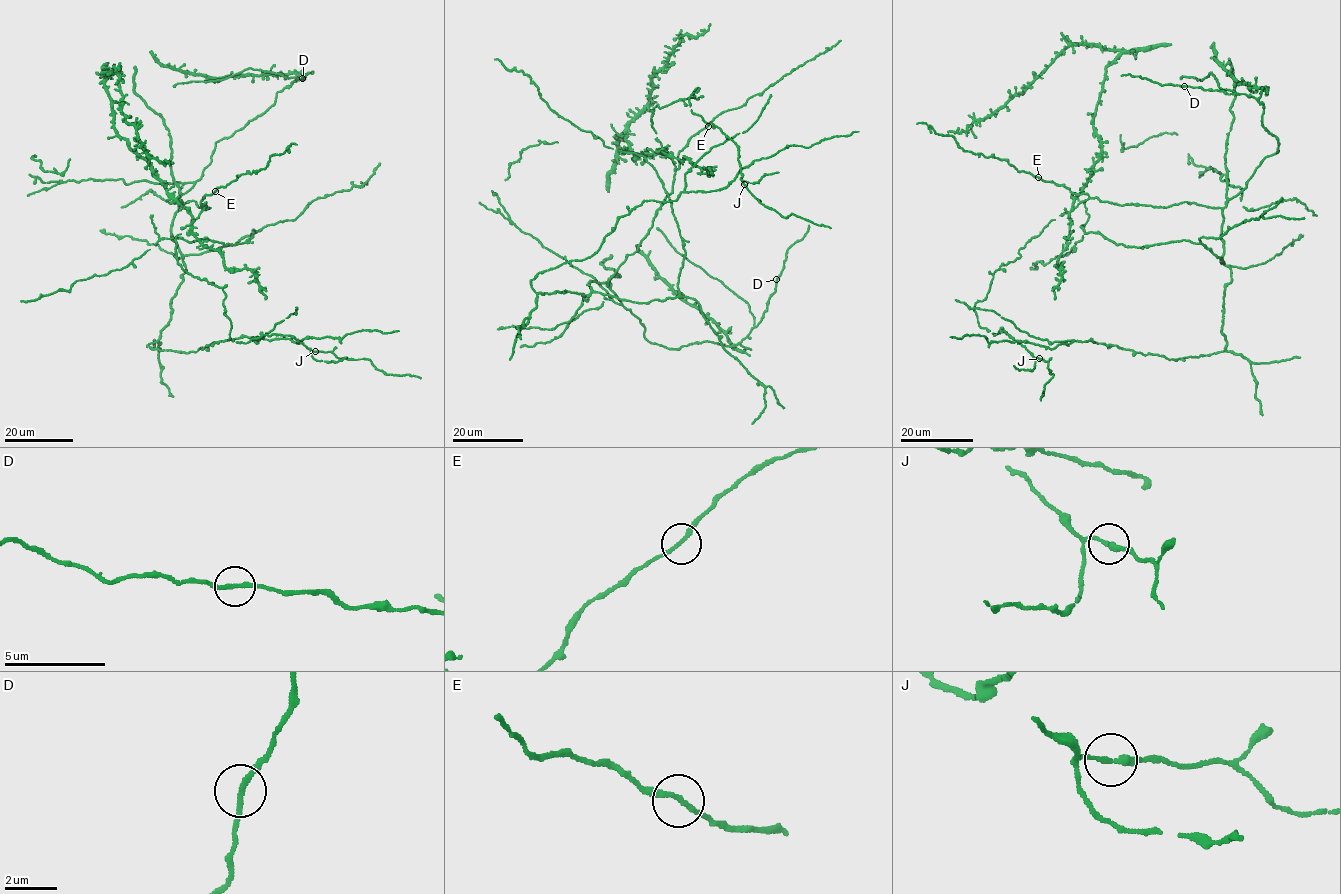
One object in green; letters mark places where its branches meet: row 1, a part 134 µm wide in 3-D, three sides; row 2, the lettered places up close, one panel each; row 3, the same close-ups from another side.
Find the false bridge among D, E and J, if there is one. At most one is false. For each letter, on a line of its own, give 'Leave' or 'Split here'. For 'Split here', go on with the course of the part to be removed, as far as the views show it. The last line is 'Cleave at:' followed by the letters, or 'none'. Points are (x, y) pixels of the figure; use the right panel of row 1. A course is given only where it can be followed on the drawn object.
D: Leave
E: Leave
J: Leave
Cleave at: none

